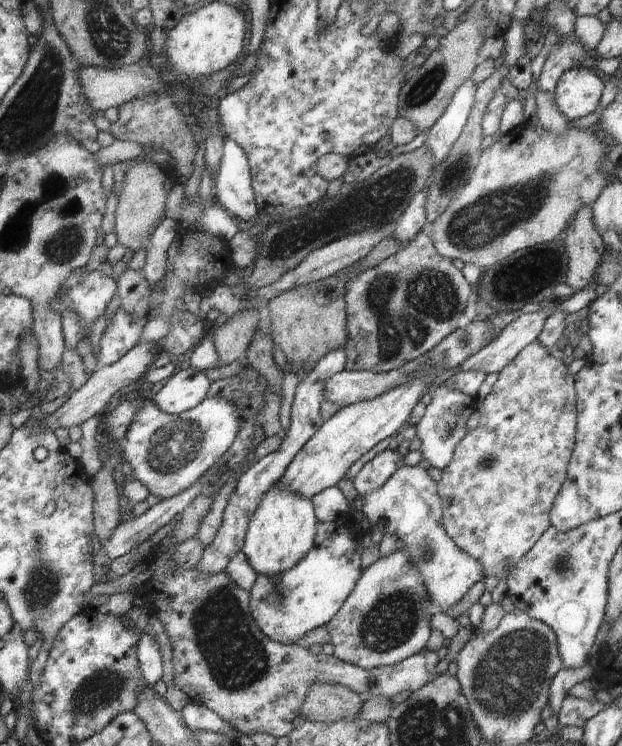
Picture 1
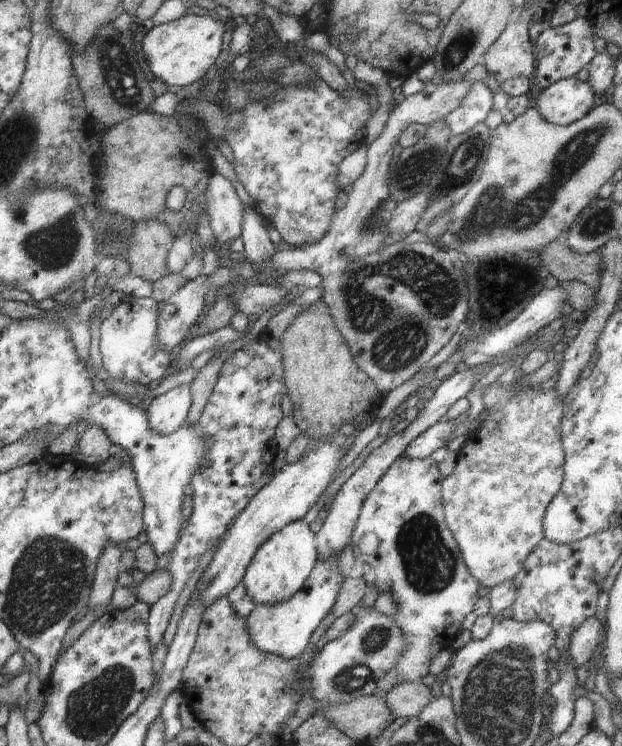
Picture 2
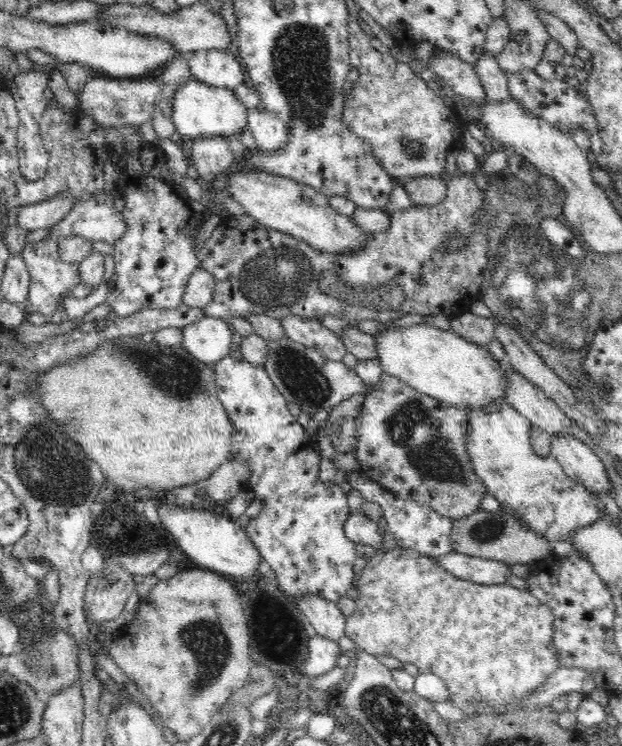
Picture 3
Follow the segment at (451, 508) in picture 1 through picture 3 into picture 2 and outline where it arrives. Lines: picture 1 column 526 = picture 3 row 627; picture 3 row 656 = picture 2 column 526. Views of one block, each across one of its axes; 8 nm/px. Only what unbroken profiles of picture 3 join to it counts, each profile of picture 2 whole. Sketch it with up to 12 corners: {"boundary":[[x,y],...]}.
{"boundary":[[496,382],[441,484],[480,586],[514,579],[560,492],[563,402]]}

